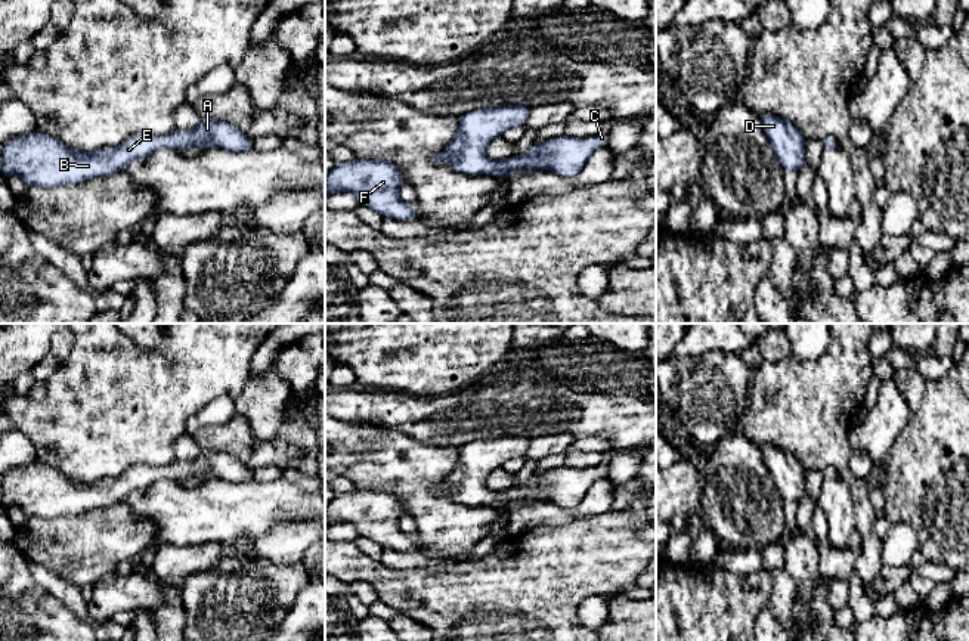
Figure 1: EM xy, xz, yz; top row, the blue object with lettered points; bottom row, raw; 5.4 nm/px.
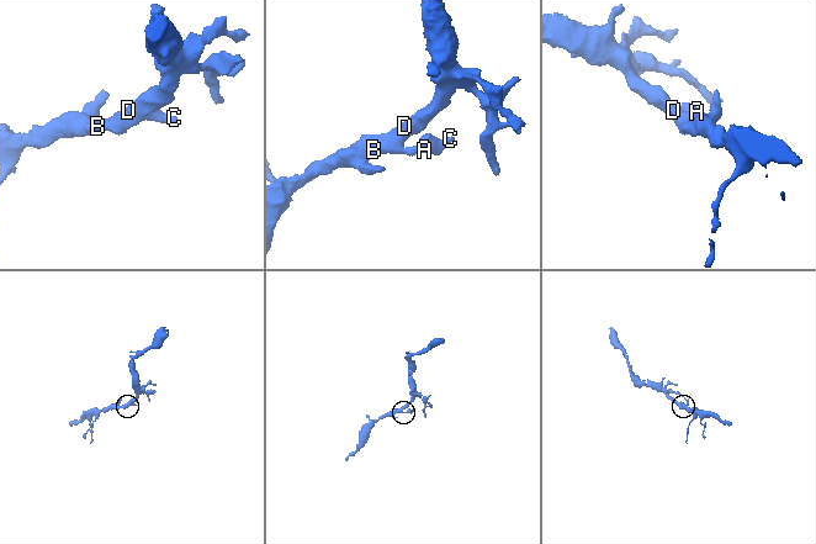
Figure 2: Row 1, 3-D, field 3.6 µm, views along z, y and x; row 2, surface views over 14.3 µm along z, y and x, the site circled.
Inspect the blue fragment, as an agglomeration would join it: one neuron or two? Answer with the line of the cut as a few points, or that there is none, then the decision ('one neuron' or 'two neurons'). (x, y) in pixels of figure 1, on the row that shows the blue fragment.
no cut; one neuron

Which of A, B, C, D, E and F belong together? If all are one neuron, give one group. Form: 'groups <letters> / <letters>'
groups A B C D E F

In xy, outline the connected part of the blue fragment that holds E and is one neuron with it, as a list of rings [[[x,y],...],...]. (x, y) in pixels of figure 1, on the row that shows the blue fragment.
[[[201,118],[194,130],[174,130],[162,137],[133,134],[117,148],[92,152],[68,148],[61,140],[38,131],[3,143],[0,173],[3,179],[18,176],[28,186],[58,188],[109,176],[131,161],[145,161],[160,148],[223,148],[233,152],[253,151],[253,139],[222,120]]]

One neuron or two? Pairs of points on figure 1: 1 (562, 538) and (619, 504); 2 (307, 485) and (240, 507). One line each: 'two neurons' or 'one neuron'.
1: two neurons
2: two neurons

